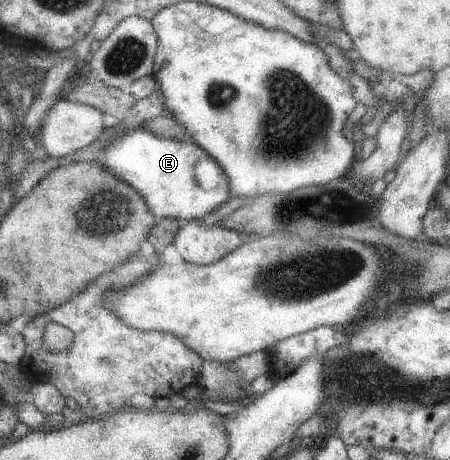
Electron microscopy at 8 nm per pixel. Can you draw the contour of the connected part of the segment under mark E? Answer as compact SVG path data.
M145 128L129 130L121 136L115 136L109 144L99 150L99 158L95 159L101 168L105 168L121 182L133 186L141 194L149 212L156 219L172 218L175 220L201 220L205 214L219 208L229 200L229 188L224 170L200 146L185 138L161 138L151 134Z

